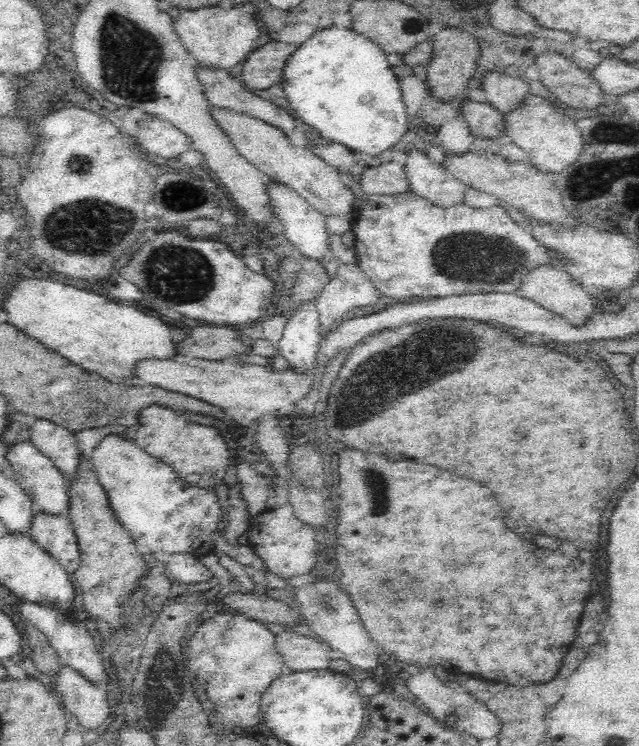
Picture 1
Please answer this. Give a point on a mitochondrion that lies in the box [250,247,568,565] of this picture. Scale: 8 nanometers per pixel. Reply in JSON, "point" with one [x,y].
{"point":[396,378]}

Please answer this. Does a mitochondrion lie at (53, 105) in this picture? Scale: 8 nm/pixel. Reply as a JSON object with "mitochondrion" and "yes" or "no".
{"mitochondrion":"no"}

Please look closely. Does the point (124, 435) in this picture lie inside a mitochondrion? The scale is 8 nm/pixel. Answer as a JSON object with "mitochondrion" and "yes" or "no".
{"mitochondrion":"no"}

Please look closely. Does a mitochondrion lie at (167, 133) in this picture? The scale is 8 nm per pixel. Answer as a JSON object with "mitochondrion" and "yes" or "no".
{"mitochondrion":"no"}

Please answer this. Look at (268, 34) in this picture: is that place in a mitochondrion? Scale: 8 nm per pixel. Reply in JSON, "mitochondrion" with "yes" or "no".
{"mitochondrion":"no"}

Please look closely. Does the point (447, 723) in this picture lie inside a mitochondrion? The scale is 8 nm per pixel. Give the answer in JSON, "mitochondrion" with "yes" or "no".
{"mitochondrion":"no"}

